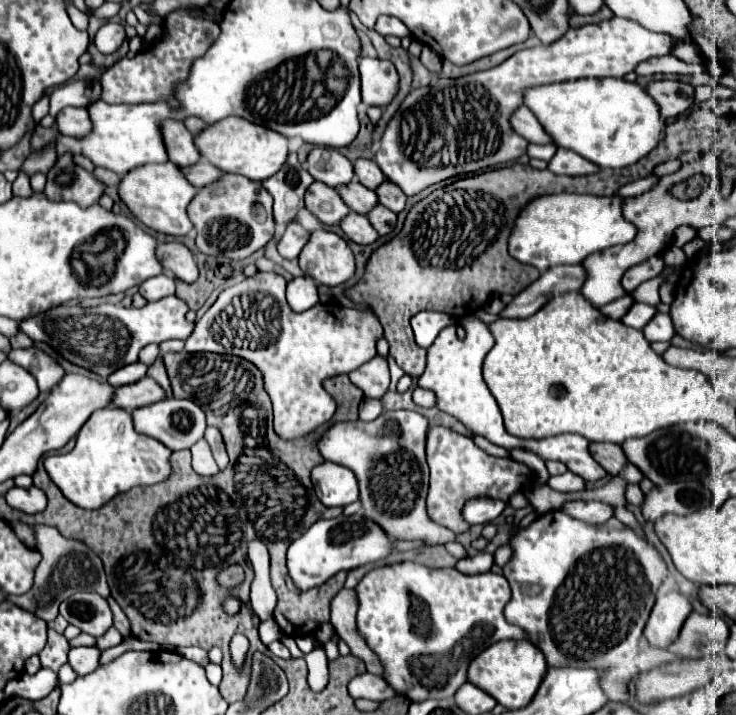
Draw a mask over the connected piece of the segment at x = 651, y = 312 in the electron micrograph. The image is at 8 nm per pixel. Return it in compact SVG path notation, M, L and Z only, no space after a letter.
M635 302L635 304L629 308L627 316L623 316L623 322L625 322L627 326L631 326L631 328L641 330L641 328L655 316L655 312L657 312L655 306L649 306L649 304L643 304L643 302Z

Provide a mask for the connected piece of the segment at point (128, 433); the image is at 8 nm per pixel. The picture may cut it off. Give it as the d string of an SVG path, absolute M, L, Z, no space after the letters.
M103 408L93 412L77 432L75 448L69 454L47 458L45 466L67 500L81 508L97 508L133 486L165 480L169 476L169 456L171 450L159 440L135 432L129 412L123 408Z

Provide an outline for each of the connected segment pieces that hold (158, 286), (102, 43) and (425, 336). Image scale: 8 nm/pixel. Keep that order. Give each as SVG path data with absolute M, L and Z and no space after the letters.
M159 274L159 276L153 276L149 280L145 280L141 286L139 286L139 294L149 300L149 302L155 302L155 300L161 300L165 296L171 296L175 294L175 280L167 274Z
M107 22L105 26L101 26L99 32L97 32L95 38L93 38L95 46L97 46L103 54L115 52L115 50L121 46L123 40L125 40L125 26L113 24L113 22Z
M419 312L411 318L411 328L415 332L415 340L421 348L429 348L439 332L453 324L455 320L449 314L437 314L437 312Z

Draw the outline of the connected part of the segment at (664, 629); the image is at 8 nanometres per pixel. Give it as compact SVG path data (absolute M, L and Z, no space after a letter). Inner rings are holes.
M669 592L665 596L659 596L647 620L643 636L655 648L669 648L677 640L679 630L689 614L691 604L683 594Z

